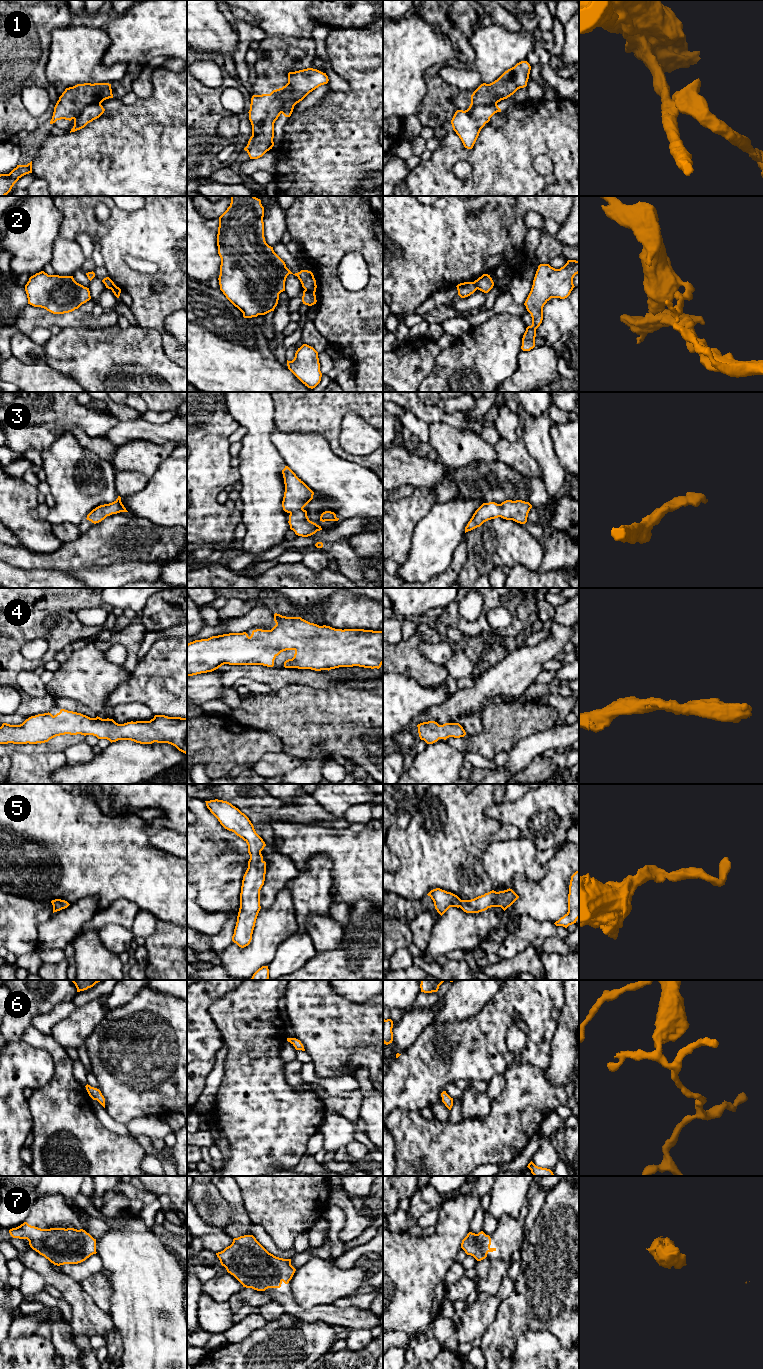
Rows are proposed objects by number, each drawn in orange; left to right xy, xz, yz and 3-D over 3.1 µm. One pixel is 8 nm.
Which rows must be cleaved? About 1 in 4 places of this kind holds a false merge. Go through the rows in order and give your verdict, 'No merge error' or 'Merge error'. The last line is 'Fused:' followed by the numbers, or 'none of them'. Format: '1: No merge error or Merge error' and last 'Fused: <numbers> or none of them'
1: Merge error
2: Merge error
3: No merge error
4: No merge error
5: No merge error
6: No merge error
7: No merge error
Fused: 1, 2

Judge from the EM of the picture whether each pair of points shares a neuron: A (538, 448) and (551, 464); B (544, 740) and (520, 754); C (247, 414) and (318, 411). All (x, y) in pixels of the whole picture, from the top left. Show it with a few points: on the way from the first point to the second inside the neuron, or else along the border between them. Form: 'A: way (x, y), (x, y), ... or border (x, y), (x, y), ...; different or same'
A: way (542, 452), (547, 460); same
B: way (538, 743), (526, 750); same
C: border (273, 402), (275, 425); different

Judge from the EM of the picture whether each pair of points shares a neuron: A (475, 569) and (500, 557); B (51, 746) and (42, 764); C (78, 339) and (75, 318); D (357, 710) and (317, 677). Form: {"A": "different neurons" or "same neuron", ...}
{"A": "same neuron", "B": "different neurons", "C": "different neurons", "D": "different neurons"}

